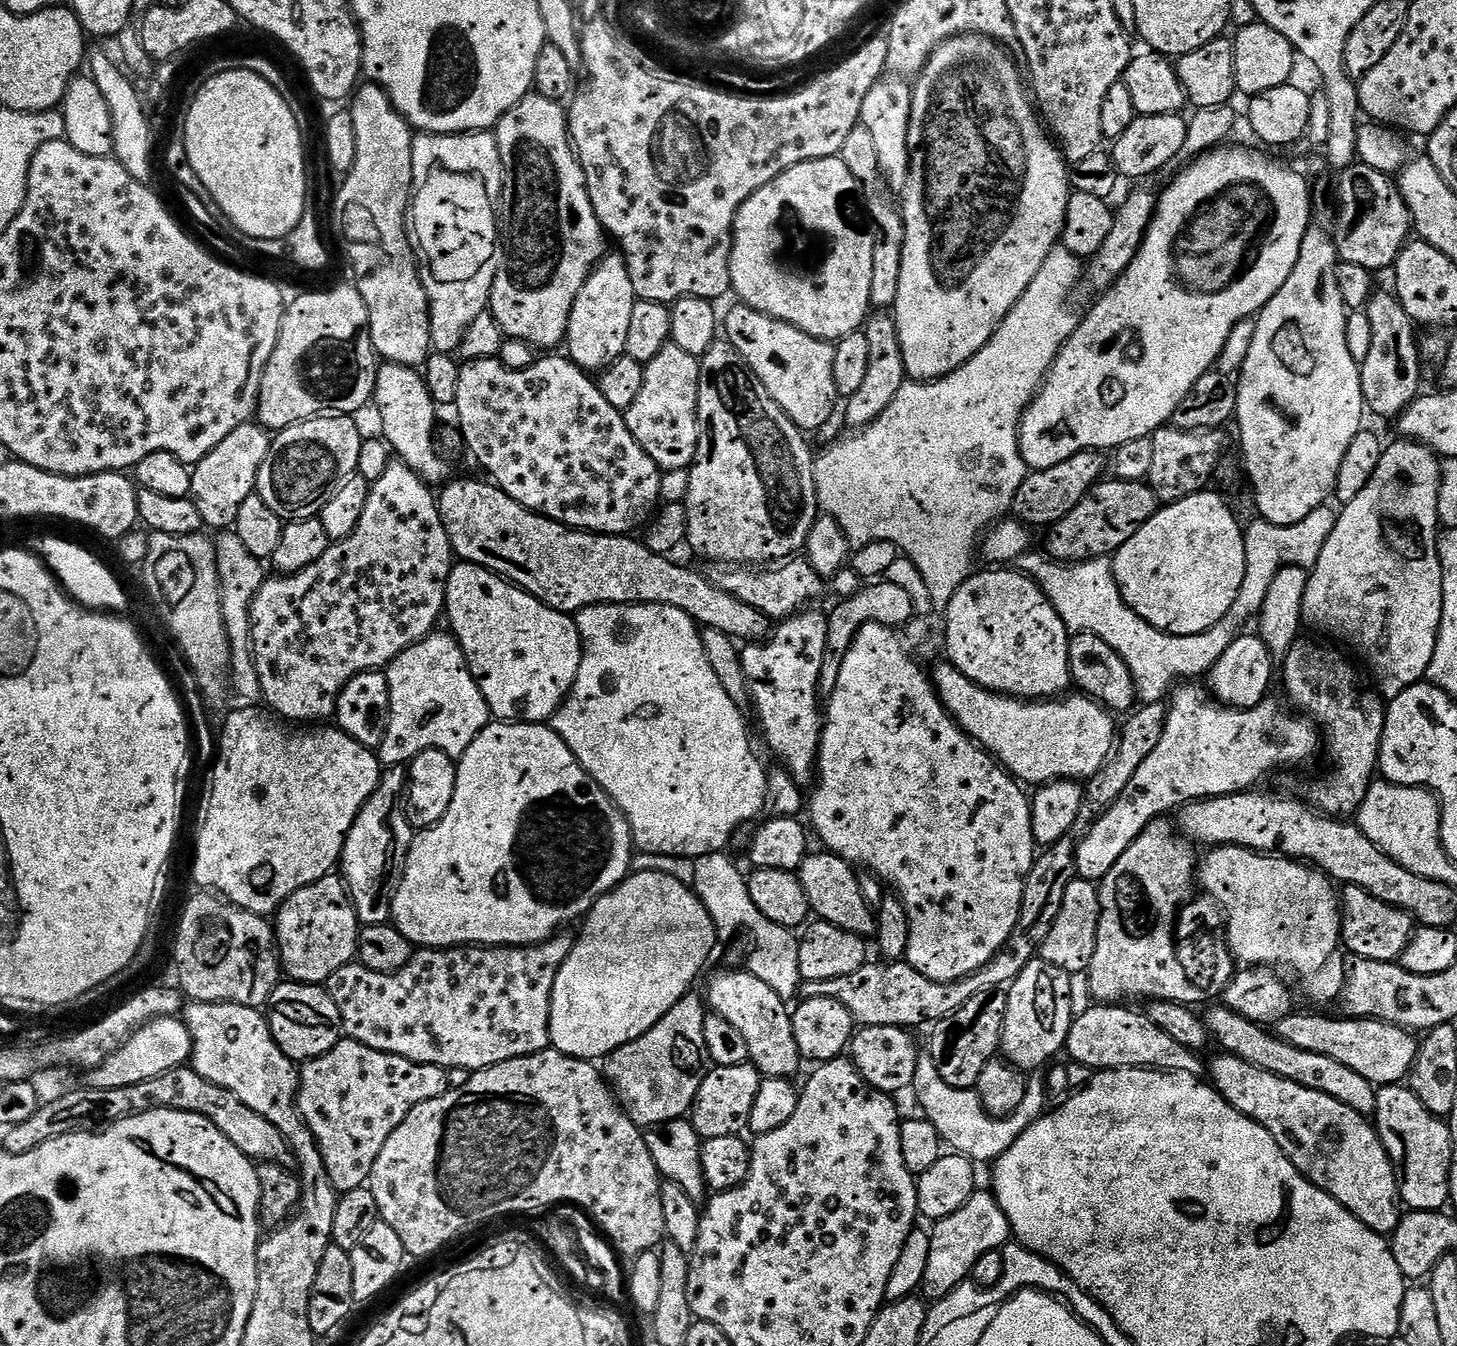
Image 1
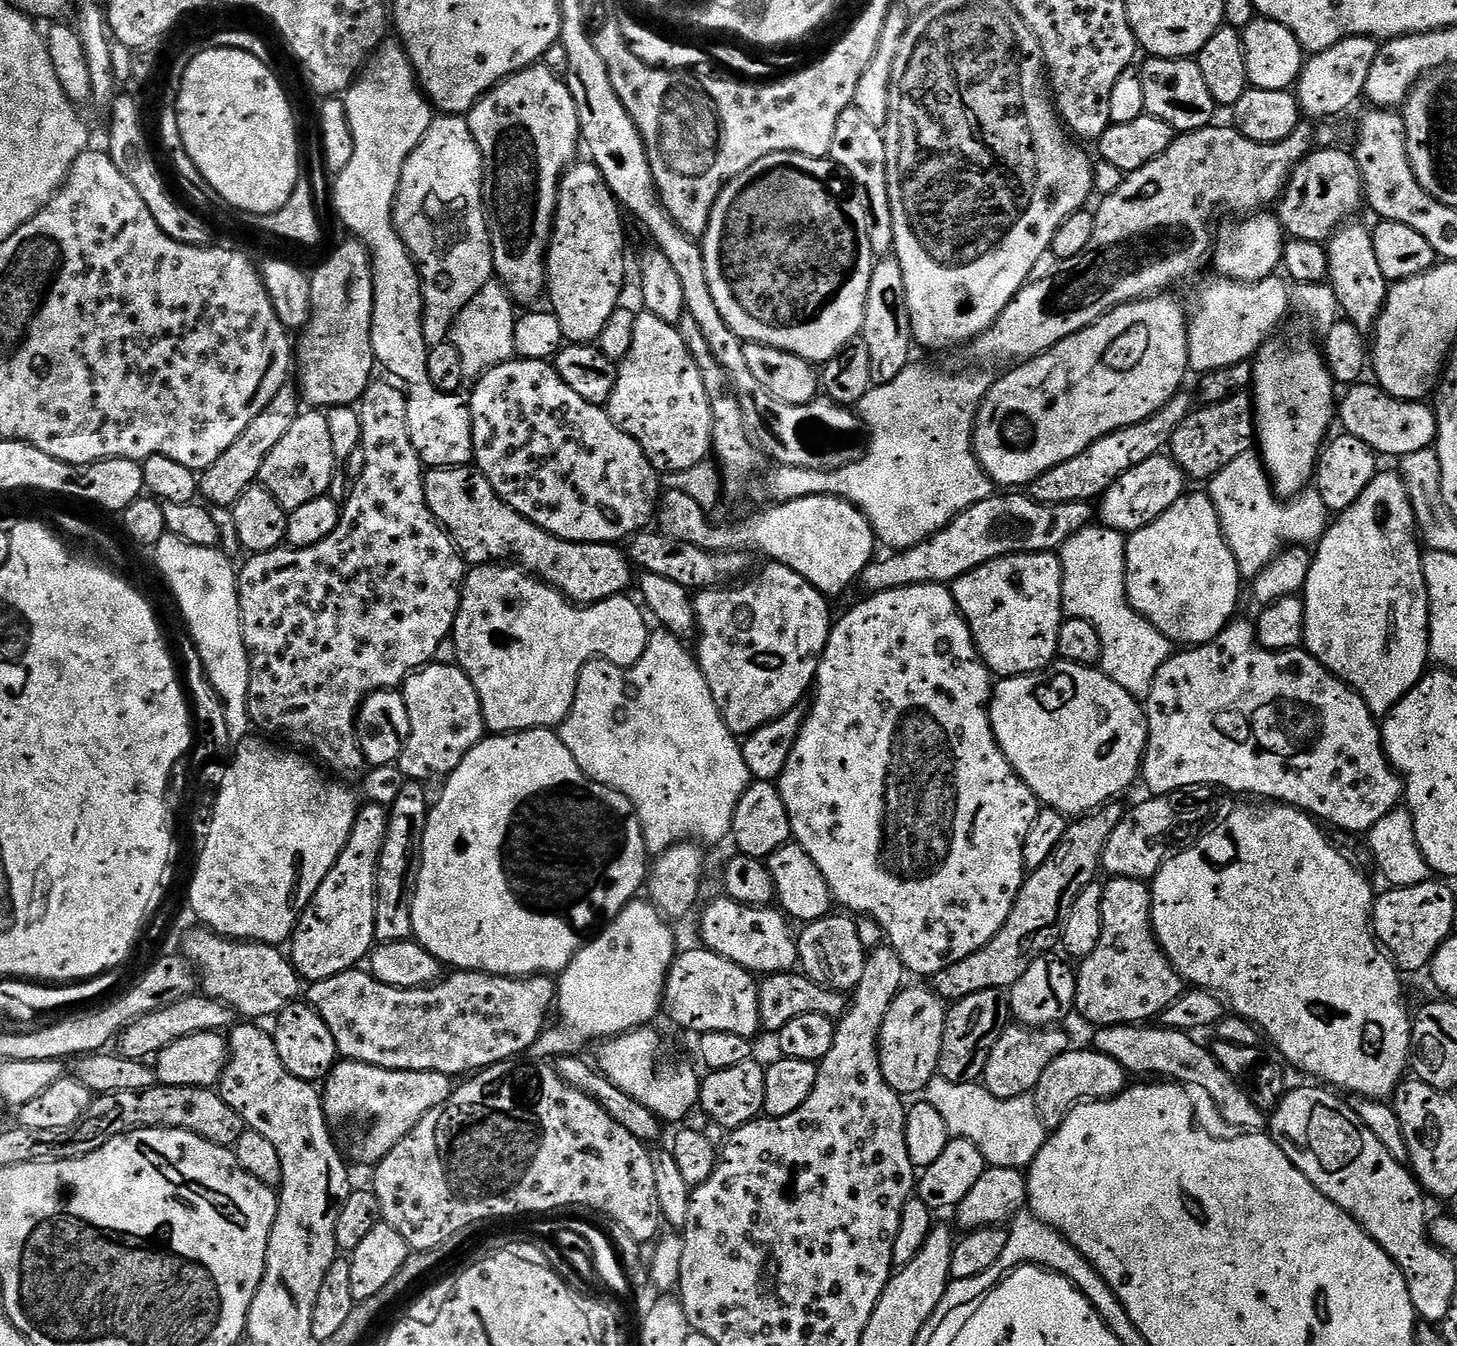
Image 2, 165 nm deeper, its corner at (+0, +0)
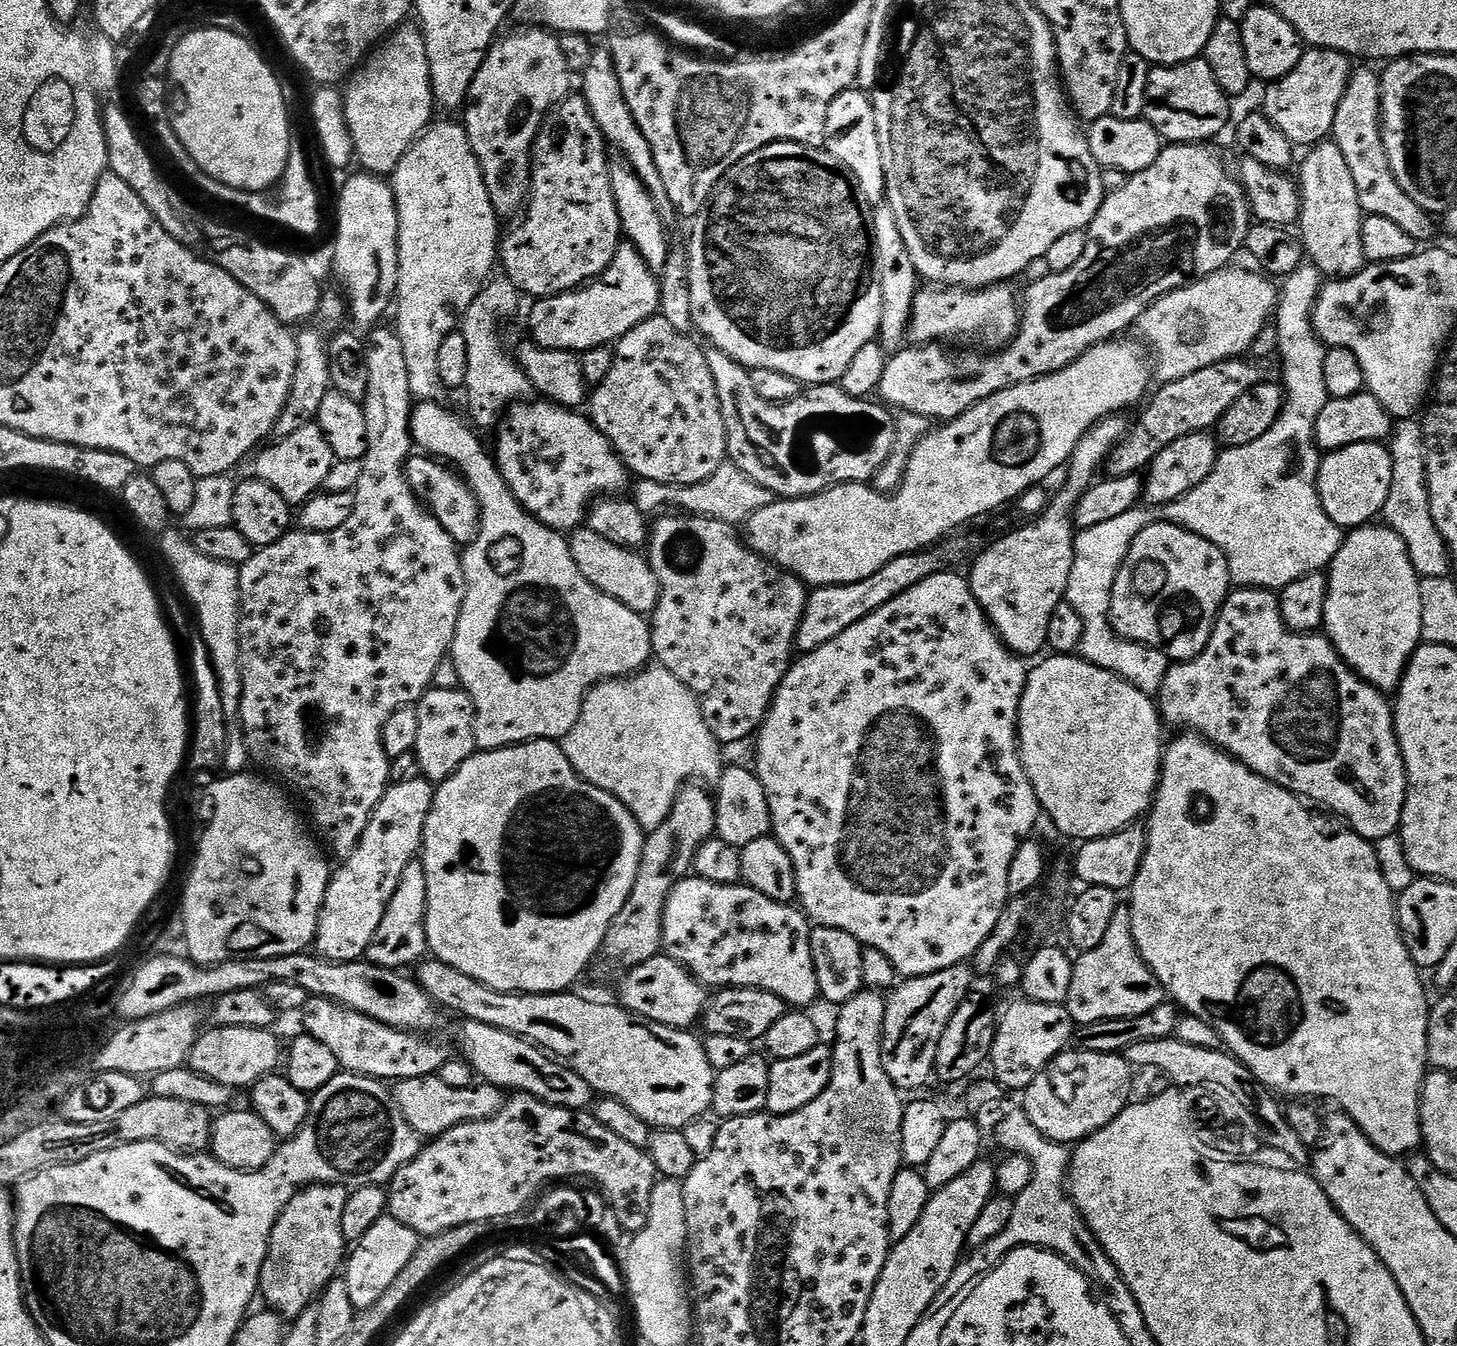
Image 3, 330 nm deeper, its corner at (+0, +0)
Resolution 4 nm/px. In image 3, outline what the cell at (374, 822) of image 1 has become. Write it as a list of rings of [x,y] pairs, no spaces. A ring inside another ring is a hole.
[[[417,858],[410,862],[410,866],[406,866],[402,882],[398,882],[398,890],[394,890],[394,898],[390,898],[386,914],[382,914],[382,922],[378,922],[378,930],[374,930],[374,938],[368,947],[367,963],[397,970],[408,970],[408,967],[411,969],[419,965],[429,951],[426,938],[427,909],[426,870],[423,859]]]

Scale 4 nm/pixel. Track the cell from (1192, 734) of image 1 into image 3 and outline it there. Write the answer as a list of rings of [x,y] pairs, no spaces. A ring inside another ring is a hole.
[[[1238,588],[1229,591],[1224,604],[1220,607],[1206,650],[1202,650],[1198,658],[1176,662],[1169,667],[1158,693],[1158,711],[1163,723],[1173,724],[1174,727],[1180,728],[1176,730],[1197,732],[1200,736],[1205,736],[1210,743],[1217,744],[1225,752],[1229,752],[1235,760],[1241,760],[1249,770],[1257,772],[1262,778],[1290,790],[1295,796],[1313,805],[1323,806],[1329,813],[1339,816],[1341,820],[1351,824],[1352,829],[1364,840],[1375,842],[1387,836],[1397,835],[1408,793],[1408,771],[1396,737],[1396,717],[1389,697],[1356,675],[1352,667],[1340,657],[1327,635],[1319,631],[1293,632],[1291,628],[1288,628],[1280,609],[1279,595],[1275,591],[1271,592],[1268,588]]]

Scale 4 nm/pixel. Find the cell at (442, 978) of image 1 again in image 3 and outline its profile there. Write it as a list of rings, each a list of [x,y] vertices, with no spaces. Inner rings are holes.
[[[309,996],[302,1009],[303,1016],[303,1031],[307,1035],[318,1038],[318,1042],[322,1042],[322,1046],[327,1046],[330,1049],[330,1054],[334,1054],[334,1058],[338,1058],[343,1071],[356,1072],[359,1076],[373,1076],[375,1080],[385,1082],[435,1076],[441,1071],[440,1067],[448,1060],[447,1050],[438,1041],[428,1040],[432,1038],[427,1035],[404,1032],[400,1028],[391,1028],[366,1014],[360,1014],[358,1010],[350,1010],[334,1000],[327,1000],[321,996]]]

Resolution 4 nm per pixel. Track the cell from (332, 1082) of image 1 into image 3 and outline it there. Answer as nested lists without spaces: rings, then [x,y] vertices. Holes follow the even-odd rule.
[[[437,1074],[395,1081],[394,1095],[398,1106],[421,1138],[435,1138],[459,1124],[494,1118],[494,1114],[502,1110],[506,1096],[495,1084],[447,1084],[442,1077],[443,1075]]]

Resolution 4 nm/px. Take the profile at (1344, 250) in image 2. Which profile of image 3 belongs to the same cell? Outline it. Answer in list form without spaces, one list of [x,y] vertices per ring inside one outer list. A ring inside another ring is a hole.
[[[1321,142],[1300,164],[1300,218],[1298,232],[1304,242],[1305,257],[1326,278],[1358,274],[1366,267],[1362,250],[1362,226],[1366,213],[1358,202],[1358,186],[1350,175],[1350,166],[1331,142]]]

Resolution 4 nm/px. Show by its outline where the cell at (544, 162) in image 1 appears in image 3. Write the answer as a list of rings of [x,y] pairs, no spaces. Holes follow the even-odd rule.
[[[543,26],[532,27],[536,28],[520,28],[509,36],[501,35],[484,53],[484,61],[478,74],[474,74],[462,112],[462,123],[482,166],[490,202],[500,218],[519,217],[525,211],[532,190],[532,147],[536,145],[536,135],[540,133],[548,113],[570,95],[571,88],[568,87],[574,80],[573,73],[566,66],[566,58],[562,58],[560,36]]]

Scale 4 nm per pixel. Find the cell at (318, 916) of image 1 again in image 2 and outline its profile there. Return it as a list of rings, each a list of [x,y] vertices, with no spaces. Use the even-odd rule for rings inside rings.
[[[364,802],[357,807],[352,833],[342,854],[338,854],[338,862],[310,898],[292,932],[290,959],[305,981],[334,978],[334,974],[349,972],[371,953],[376,940],[376,871],[387,829],[388,808],[385,805]]]

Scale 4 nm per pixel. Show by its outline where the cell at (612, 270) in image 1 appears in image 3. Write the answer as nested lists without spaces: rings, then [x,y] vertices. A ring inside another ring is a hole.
[[[568,95],[548,113],[540,133],[536,135],[536,145],[532,147],[532,190],[526,215],[517,228],[509,232],[507,229],[498,249],[503,275],[512,280],[521,293],[528,295],[529,292],[532,298],[543,298],[556,296],[560,292],[572,292],[597,279],[607,270],[610,262],[614,262],[614,254],[622,243],[622,229],[618,210],[614,206],[614,194],[610,190],[608,152],[609,145],[598,122],[594,122],[594,114],[590,112],[583,95]]]

